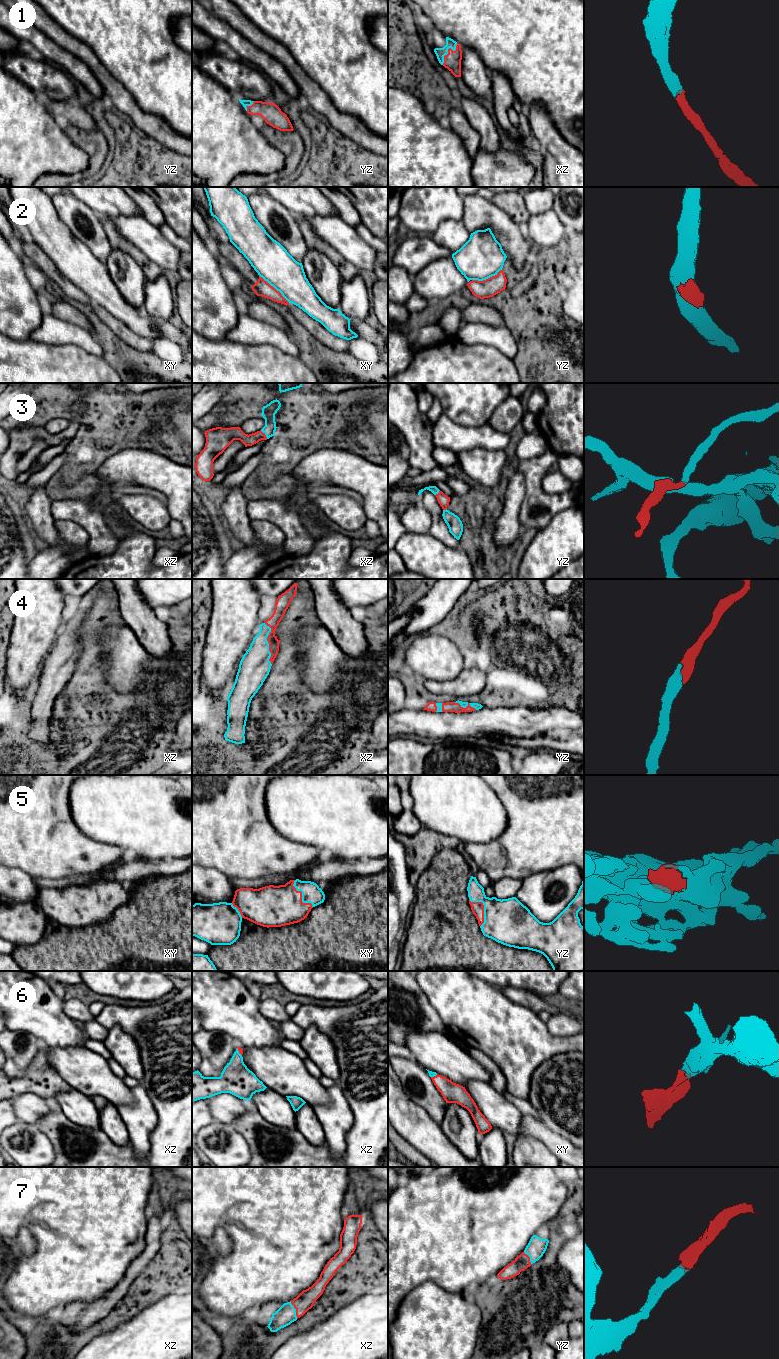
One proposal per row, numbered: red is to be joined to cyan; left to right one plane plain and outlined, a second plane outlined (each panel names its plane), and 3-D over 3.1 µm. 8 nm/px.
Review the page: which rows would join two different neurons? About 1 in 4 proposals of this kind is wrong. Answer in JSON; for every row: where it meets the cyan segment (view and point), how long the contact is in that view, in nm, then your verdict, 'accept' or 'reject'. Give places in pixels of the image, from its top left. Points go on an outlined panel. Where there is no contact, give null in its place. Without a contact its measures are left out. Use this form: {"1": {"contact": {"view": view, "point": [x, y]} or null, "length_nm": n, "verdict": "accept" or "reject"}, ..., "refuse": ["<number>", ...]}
{"1": {"contact": {"view": "xz", "point": [447, 50]}, "length_nm": 220, "verdict": "accept"}, "2": {"contact": {"view": "xy", "point": [274, 287]}, "length_nm": 340, "verdict": "reject"}, "3": {"contact": {"view": "xz", "point": [265, 434]}, "length_nm": 90, "verdict": "accept"}, "4": {"contact": {"view": "xz", "point": [268, 643]}, "length_nm": 340, "verdict": "accept"}, "5": {"contact": {"view": "yz", "point": [484, 908]}, "length_nm": 240, "verdict": "accept"}, "6": {"contact": {"view": "xz", "point": [238, 1051]}, "length_nm": 80, "verdict": "accept"}, "7": {"contact": {"view": "xz", "point": [295, 1310]}, "length_nm": 160, "verdict": "accept"}, "refuse": ["2"]}

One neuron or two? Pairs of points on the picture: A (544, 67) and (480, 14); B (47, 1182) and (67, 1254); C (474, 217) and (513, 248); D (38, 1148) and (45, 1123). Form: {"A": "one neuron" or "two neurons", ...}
{"A": "one neuron", "B": "one neuron", "C": "one neuron", "D": "two neurons"}

